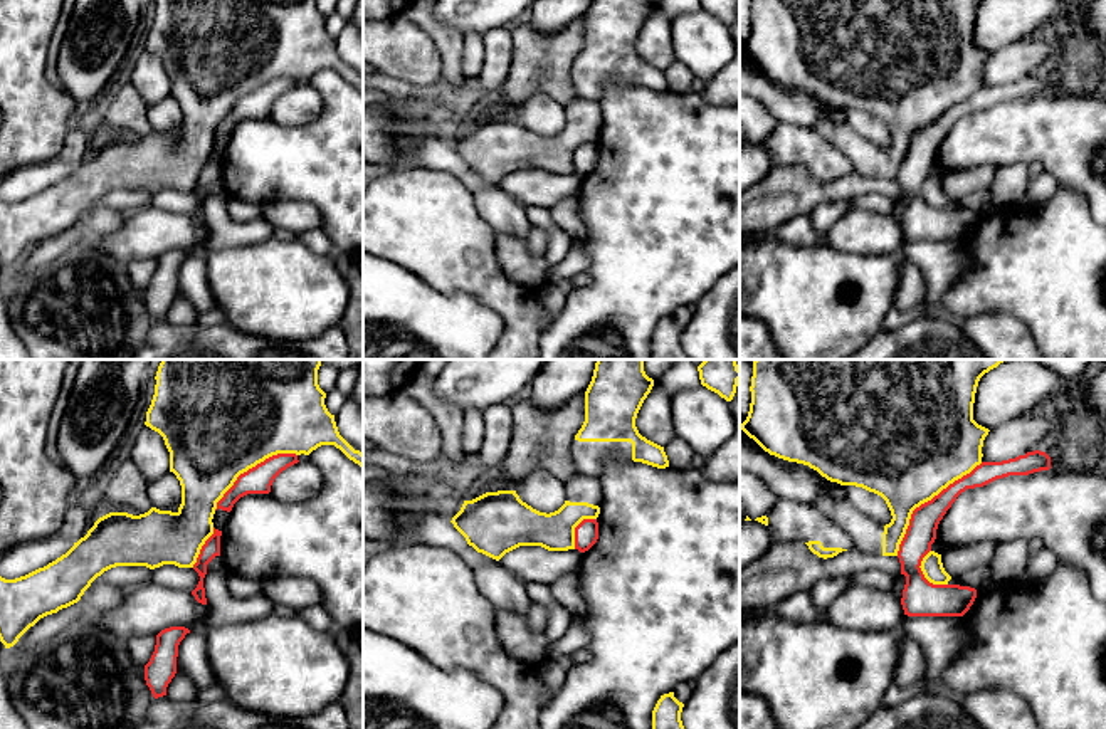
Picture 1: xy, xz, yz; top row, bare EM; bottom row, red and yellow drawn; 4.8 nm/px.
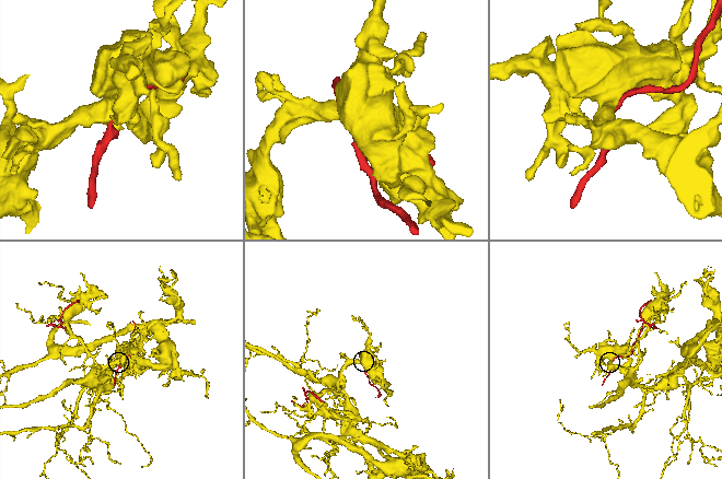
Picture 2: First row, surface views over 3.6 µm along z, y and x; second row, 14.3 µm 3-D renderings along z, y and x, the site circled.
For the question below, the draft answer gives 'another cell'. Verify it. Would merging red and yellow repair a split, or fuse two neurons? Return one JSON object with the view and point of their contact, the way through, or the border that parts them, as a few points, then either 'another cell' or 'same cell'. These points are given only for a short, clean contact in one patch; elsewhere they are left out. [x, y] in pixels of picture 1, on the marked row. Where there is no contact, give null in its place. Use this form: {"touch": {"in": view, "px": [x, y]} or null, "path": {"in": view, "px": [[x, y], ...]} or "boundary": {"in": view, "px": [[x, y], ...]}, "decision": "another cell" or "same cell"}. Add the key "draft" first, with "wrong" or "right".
{"draft": "wrong", "touch": {"in": "yz", "px": [925, 503]}, "decision": "same cell"}

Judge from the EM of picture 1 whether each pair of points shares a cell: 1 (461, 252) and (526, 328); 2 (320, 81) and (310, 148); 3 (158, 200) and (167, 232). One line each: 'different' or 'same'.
1: same
2: same
3: different

